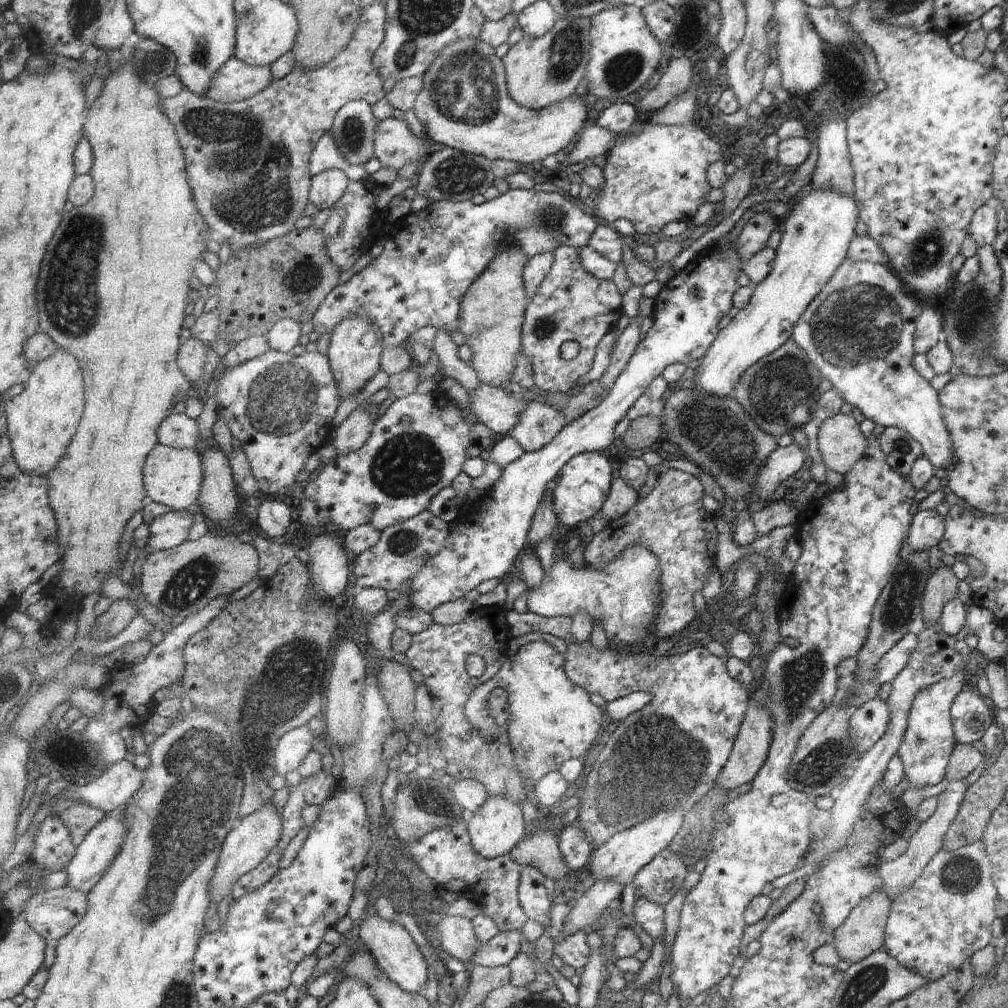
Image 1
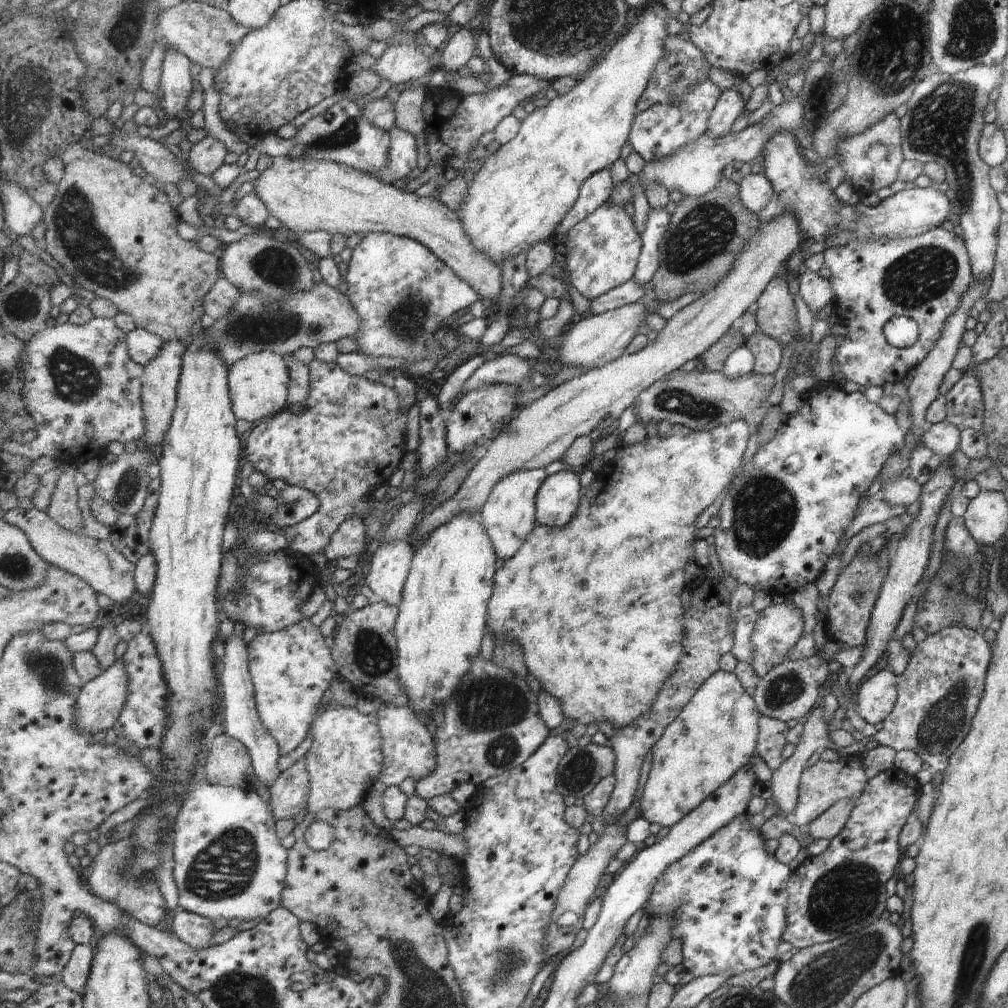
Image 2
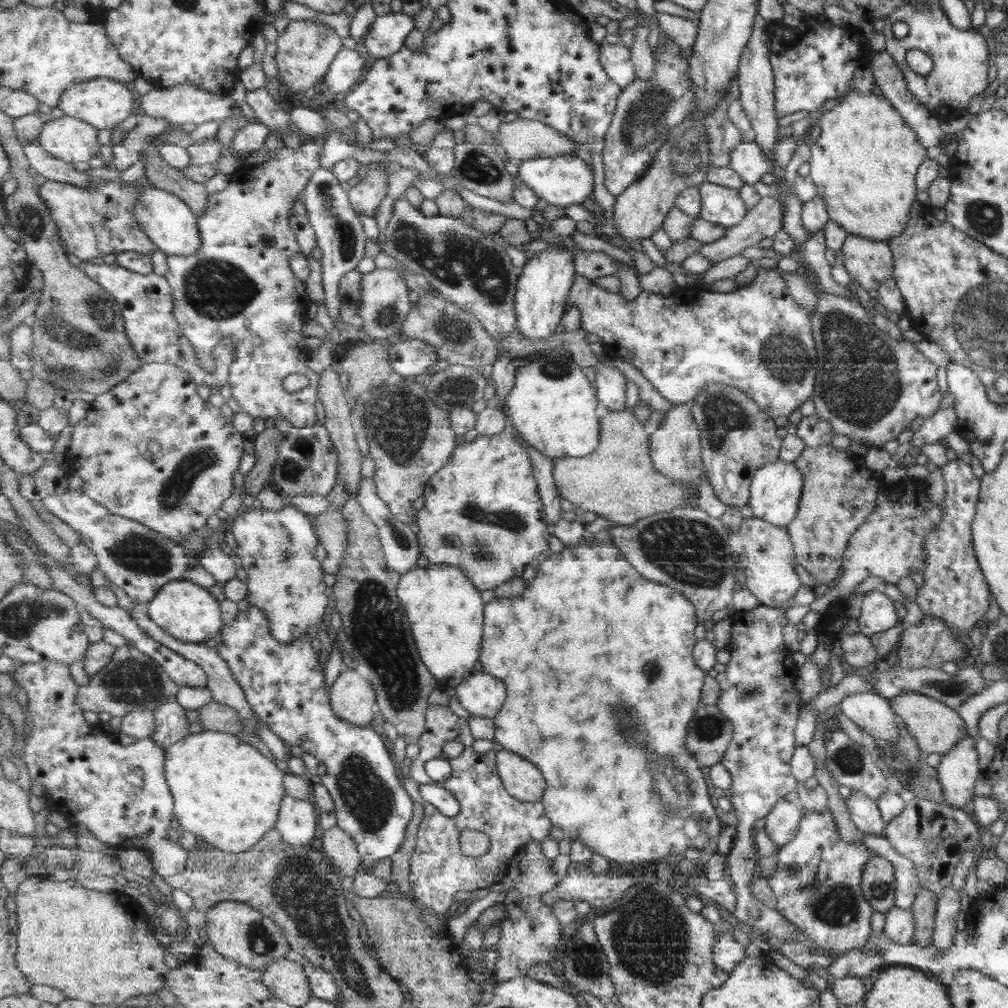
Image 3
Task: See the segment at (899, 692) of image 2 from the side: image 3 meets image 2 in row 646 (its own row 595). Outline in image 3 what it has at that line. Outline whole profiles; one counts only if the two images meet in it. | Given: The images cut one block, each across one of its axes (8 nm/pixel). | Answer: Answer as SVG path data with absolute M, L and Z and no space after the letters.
M960 456L943 463L940 470L945 486L945 495L940 503L942 513L940 514L940 523L936 526L933 534L929 534L924 538L924 549L922 550L922 556L924 556L924 567L922 568L923 585L917 590L917 597L914 602L921 609L923 615L941 619L949 629L967 638L969 631L975 627L977 621L987 611L987 596L989 595L988 588L983 582L983 576L981 576L981 571L972 551L970 533L974 508L975 504L977 504L979 479L971 473L969 462Z

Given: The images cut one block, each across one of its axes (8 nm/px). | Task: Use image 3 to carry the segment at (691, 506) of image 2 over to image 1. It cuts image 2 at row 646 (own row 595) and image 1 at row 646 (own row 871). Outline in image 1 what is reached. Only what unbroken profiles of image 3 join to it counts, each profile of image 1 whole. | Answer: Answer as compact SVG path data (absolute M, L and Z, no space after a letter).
M630 546L601 570L588 566L577 569L570 559L559 559L545 575L541 588L528 589L527 607L547 618L589 614L601 622L610 644L627 648L653 636L653 622L663 608L659 601L663 595L661 574L660 558L644 546Z

